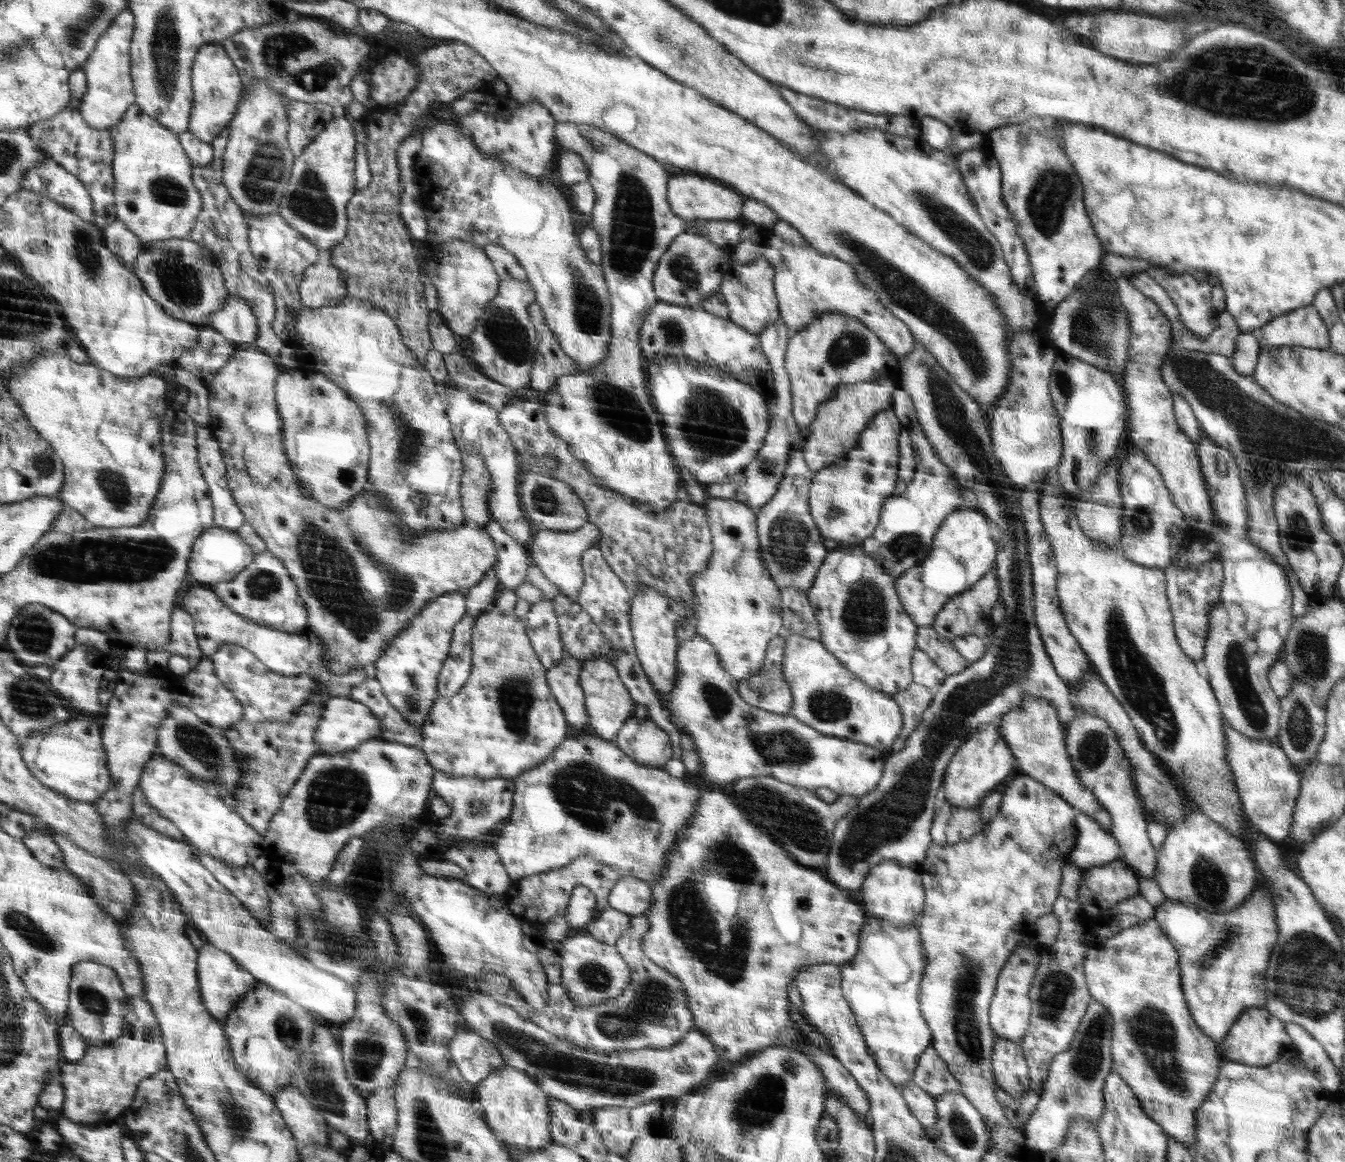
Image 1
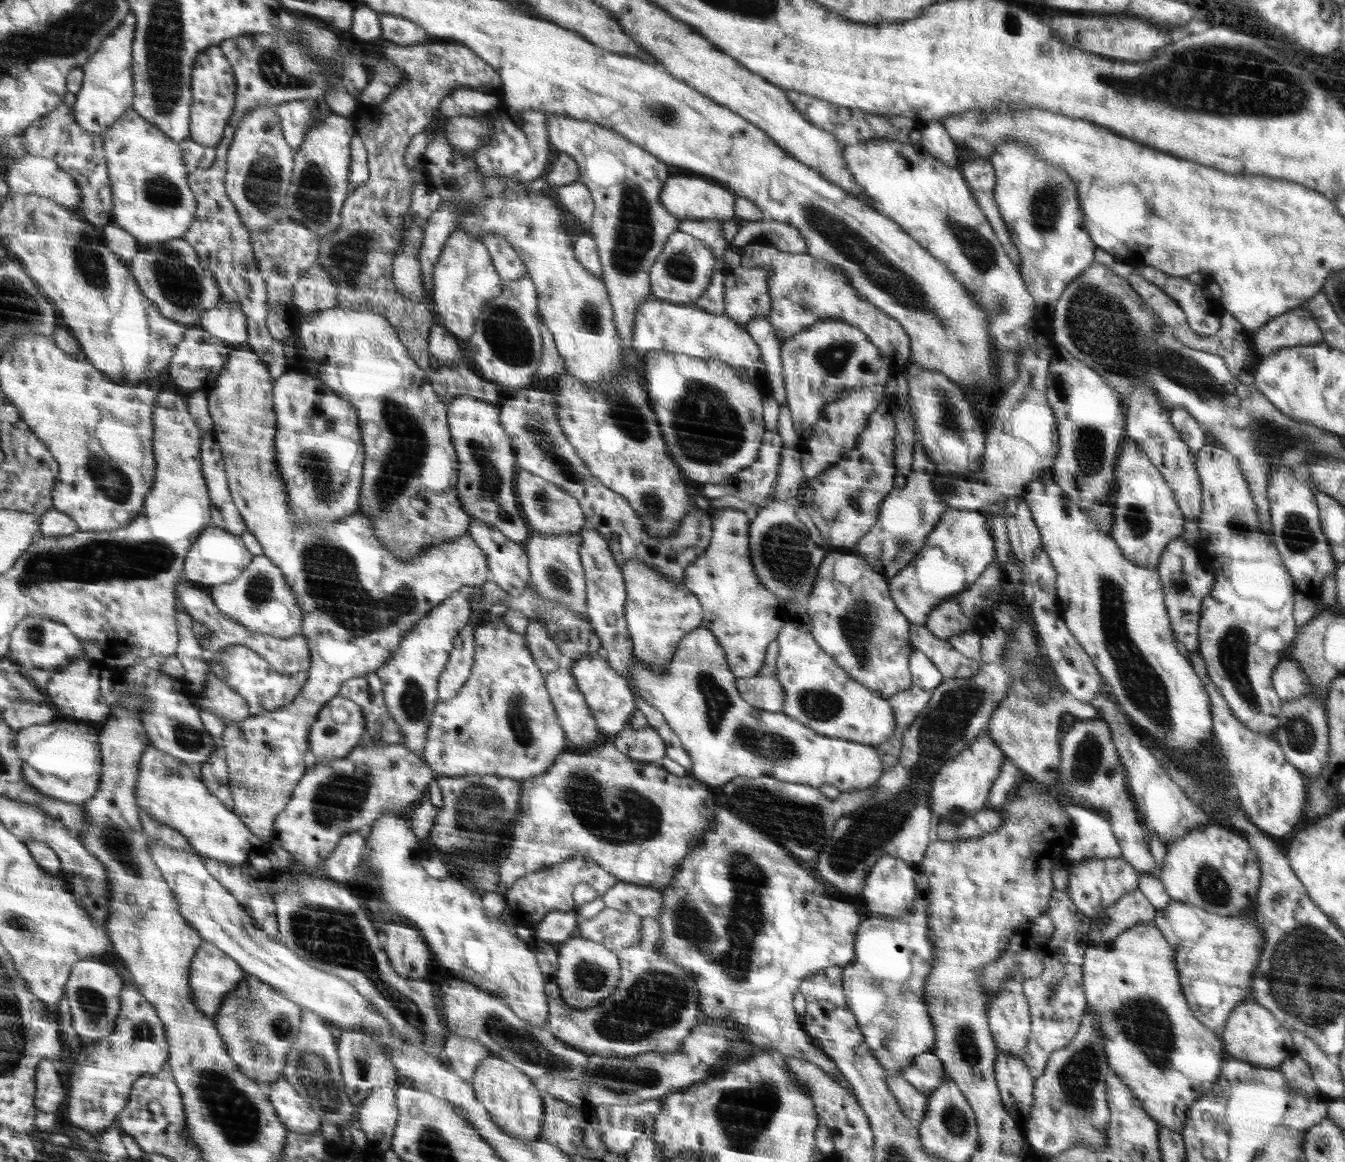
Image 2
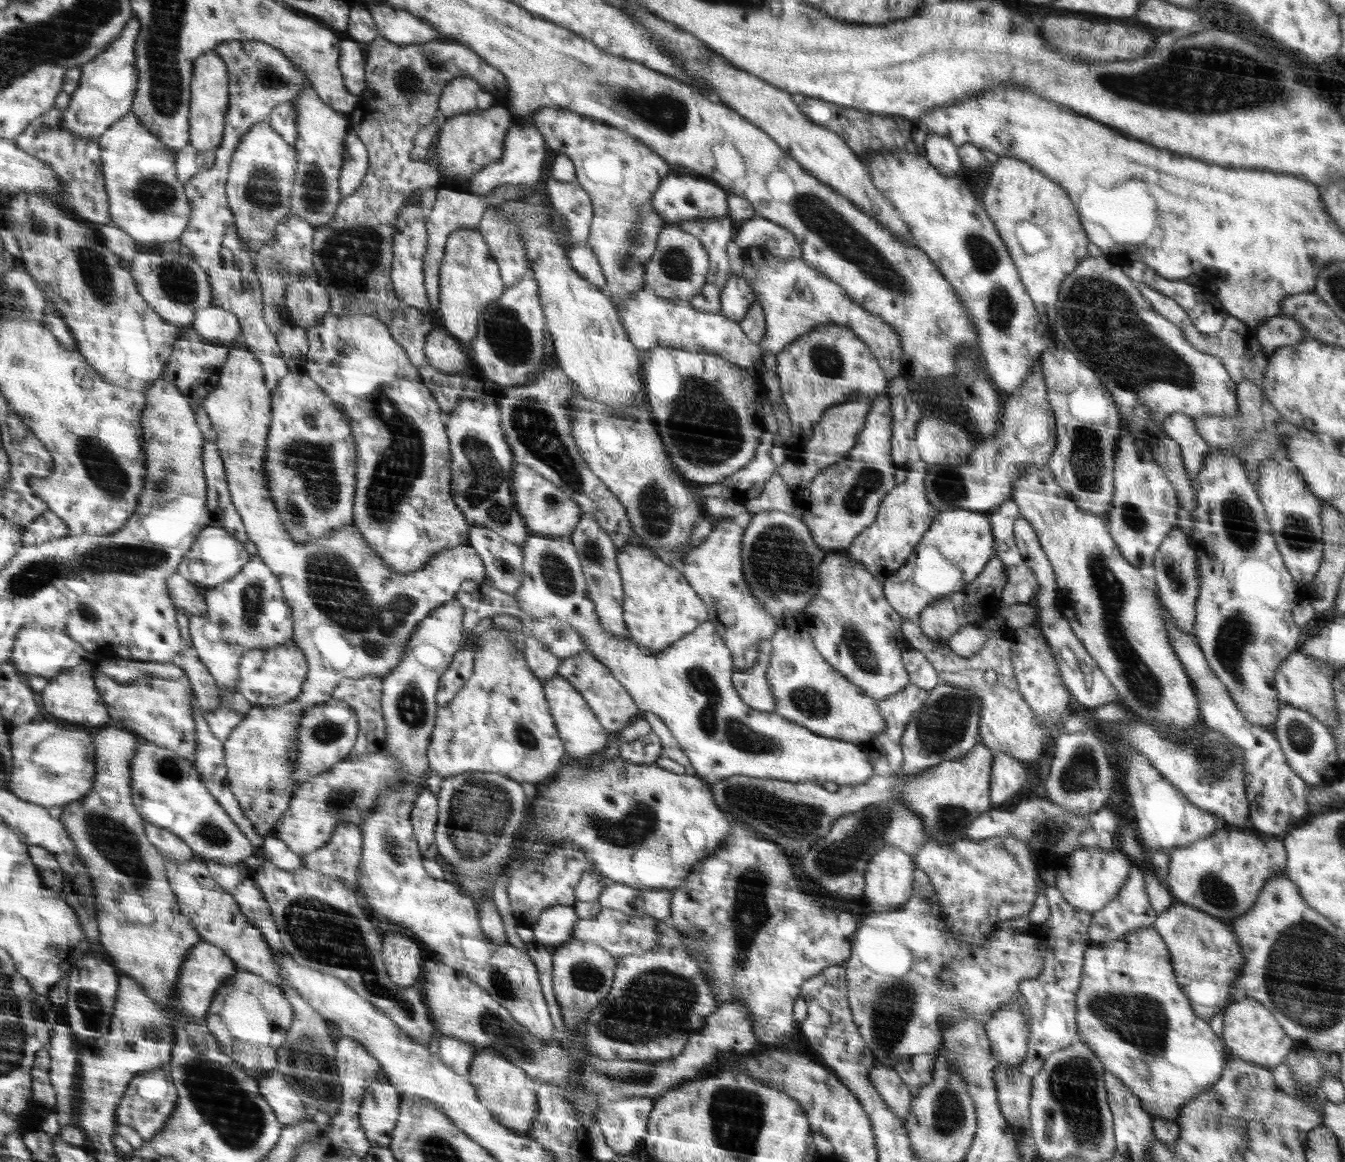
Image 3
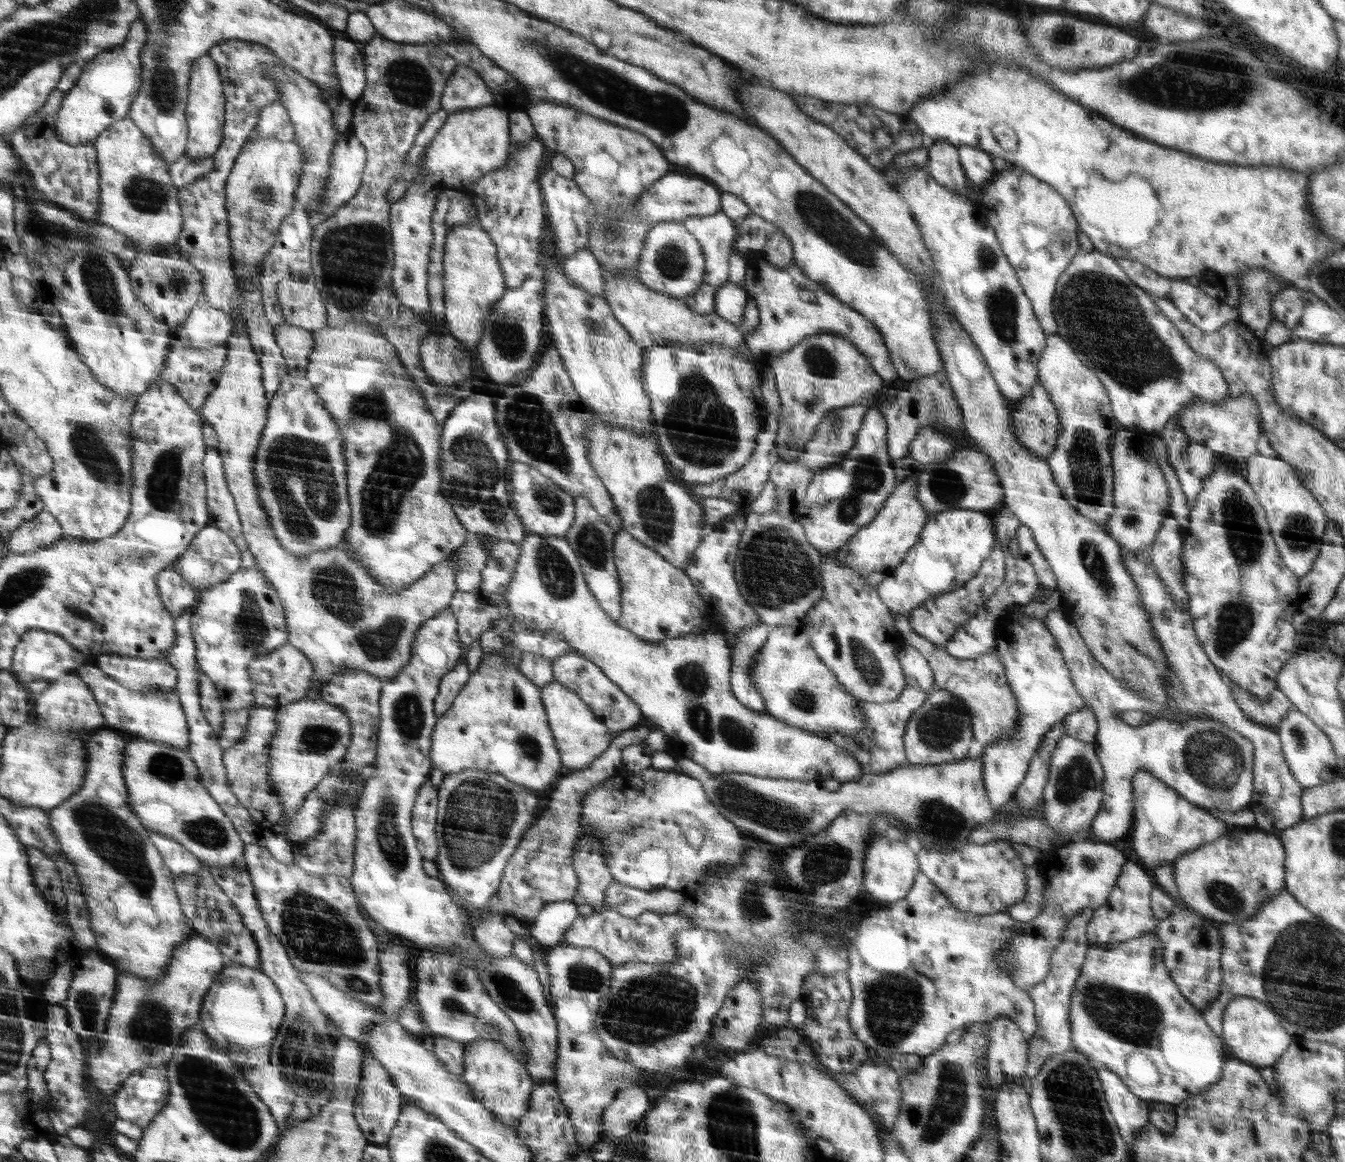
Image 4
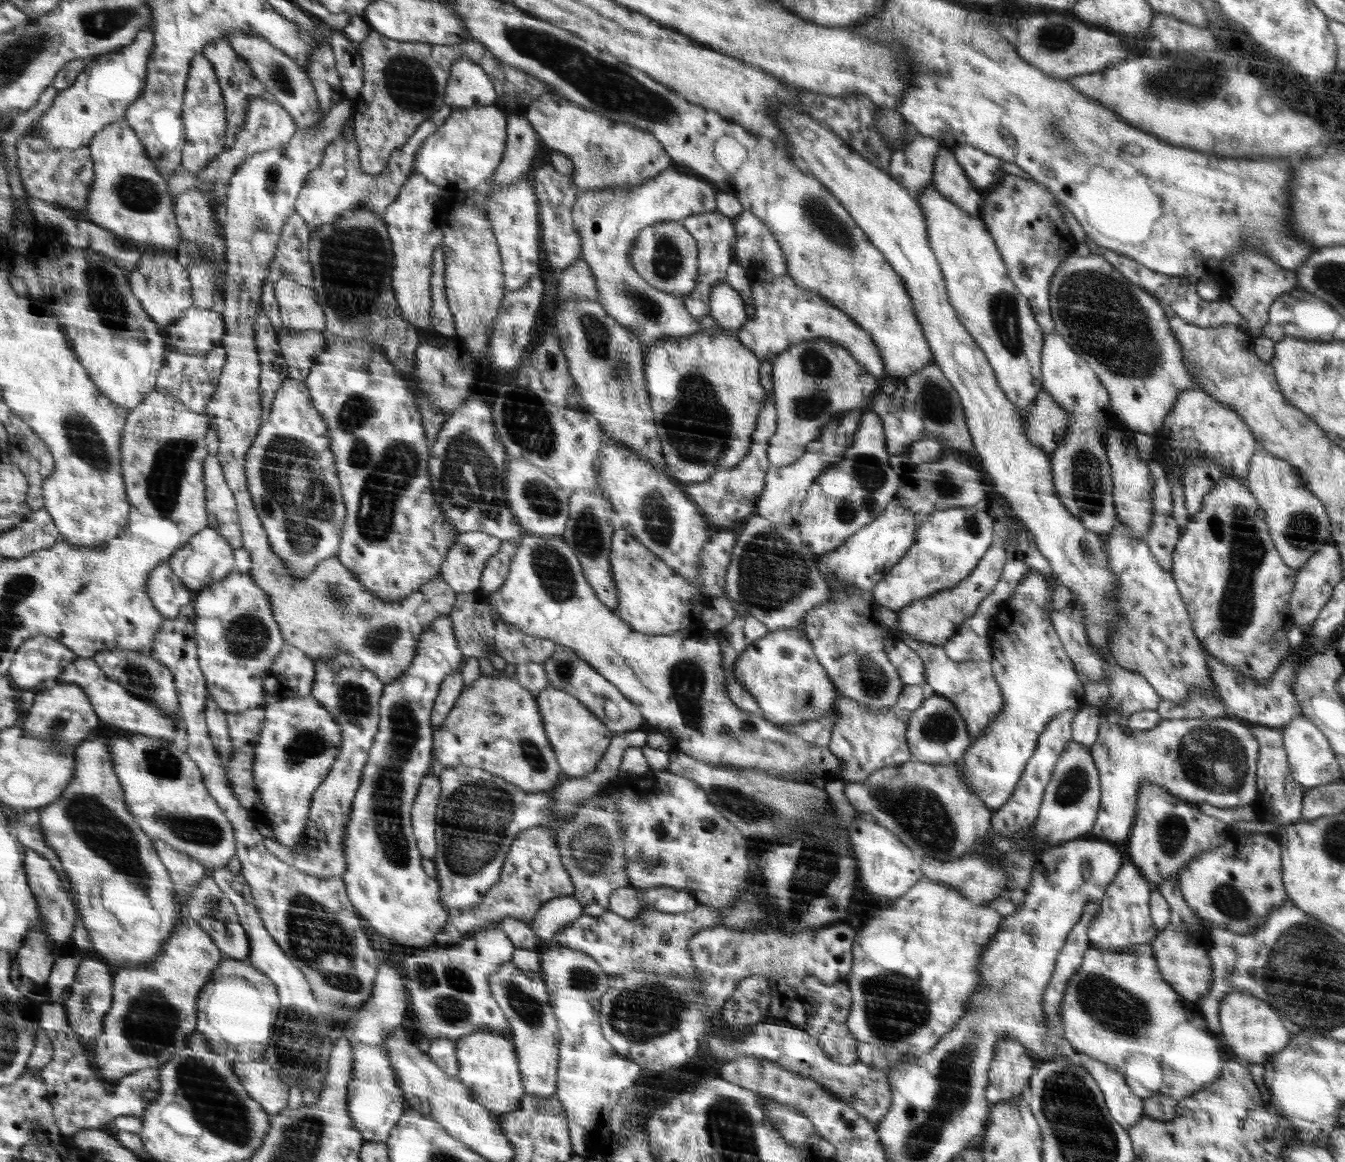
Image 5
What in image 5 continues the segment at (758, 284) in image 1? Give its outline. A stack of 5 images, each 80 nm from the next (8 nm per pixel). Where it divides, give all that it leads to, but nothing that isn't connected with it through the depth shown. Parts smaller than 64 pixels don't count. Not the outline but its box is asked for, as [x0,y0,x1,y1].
[709,283,750,330]

